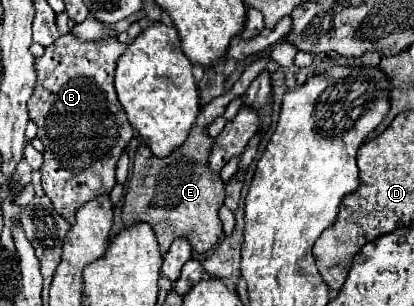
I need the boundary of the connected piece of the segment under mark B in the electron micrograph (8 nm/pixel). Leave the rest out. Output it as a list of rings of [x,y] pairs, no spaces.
[[[67,33],[35,59],[39,79],[27,109],[31,121],[39,127],[37,137],[45,141],[41,183],[53,207],[69,223],[73,223],[77,207],[97,195],[111,193],[117,161],[133,137],[133,127],[113,87],[115,63],[125,49],[127,43],[115,37],[81,41]]]

